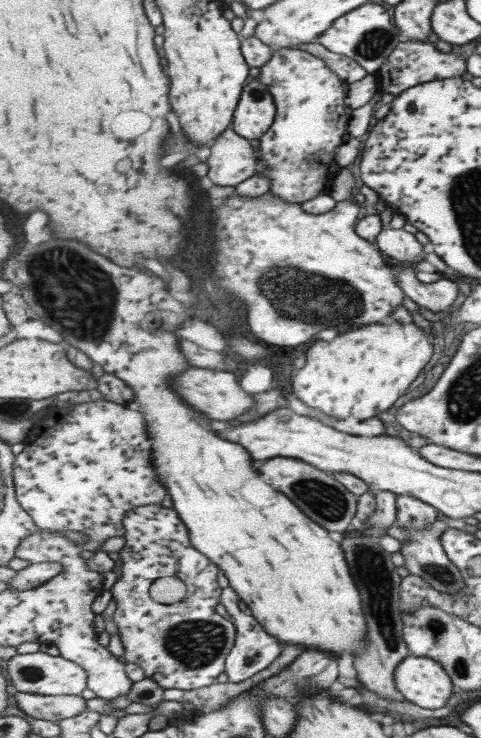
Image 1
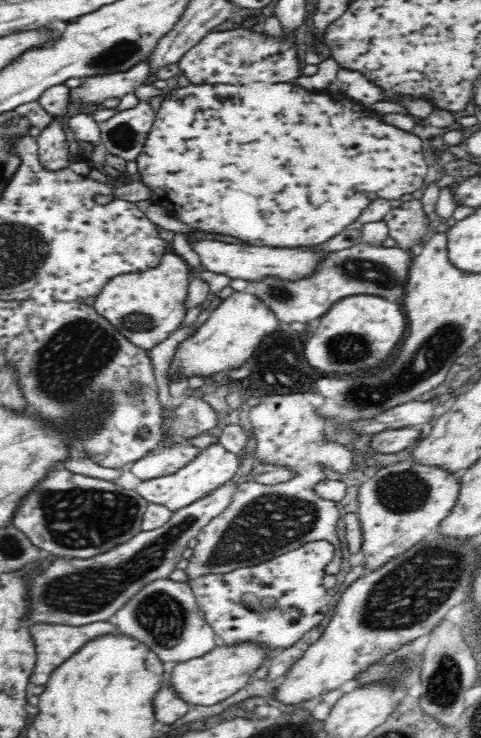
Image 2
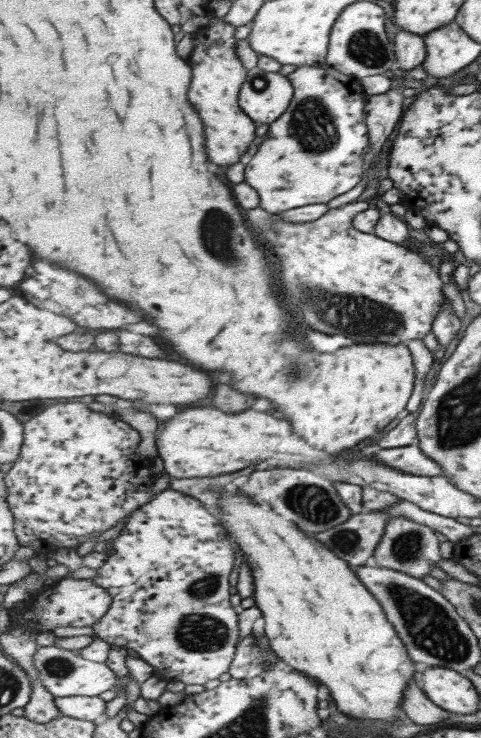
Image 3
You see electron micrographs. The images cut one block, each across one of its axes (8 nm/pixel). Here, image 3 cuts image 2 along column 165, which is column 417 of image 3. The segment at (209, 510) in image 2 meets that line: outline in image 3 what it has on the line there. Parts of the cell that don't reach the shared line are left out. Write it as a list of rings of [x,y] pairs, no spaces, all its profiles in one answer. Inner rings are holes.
[[[403,516],[389,519],[388,530],[385,531],[385,536],[381,539],[381,544],[377,547],[374,558],[380,567],[392,568],[414,576],[415,580],[431,576],[433,568],[438,567],[439,562],[443,560],[441,550],[439,550],[439,538],[437,538],[435,530],[425,526],[425,524],[403,518]]]

